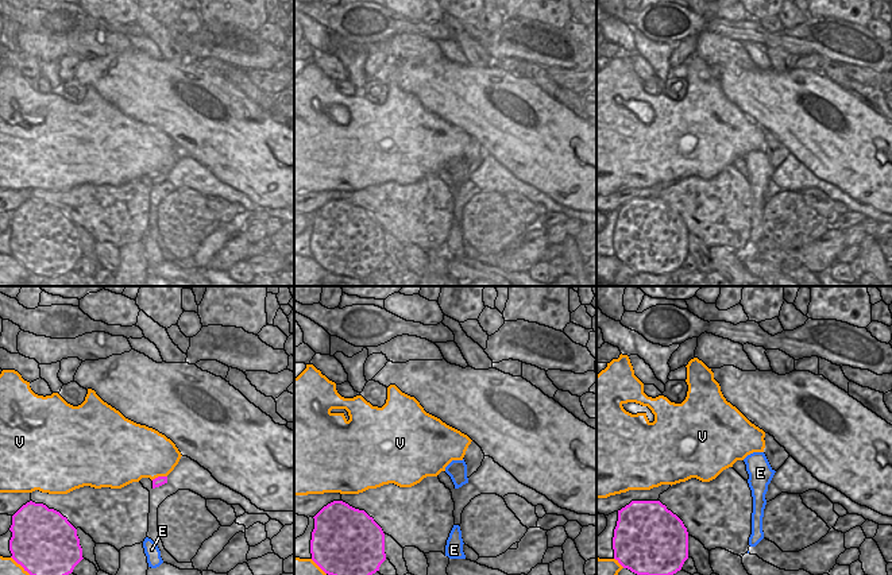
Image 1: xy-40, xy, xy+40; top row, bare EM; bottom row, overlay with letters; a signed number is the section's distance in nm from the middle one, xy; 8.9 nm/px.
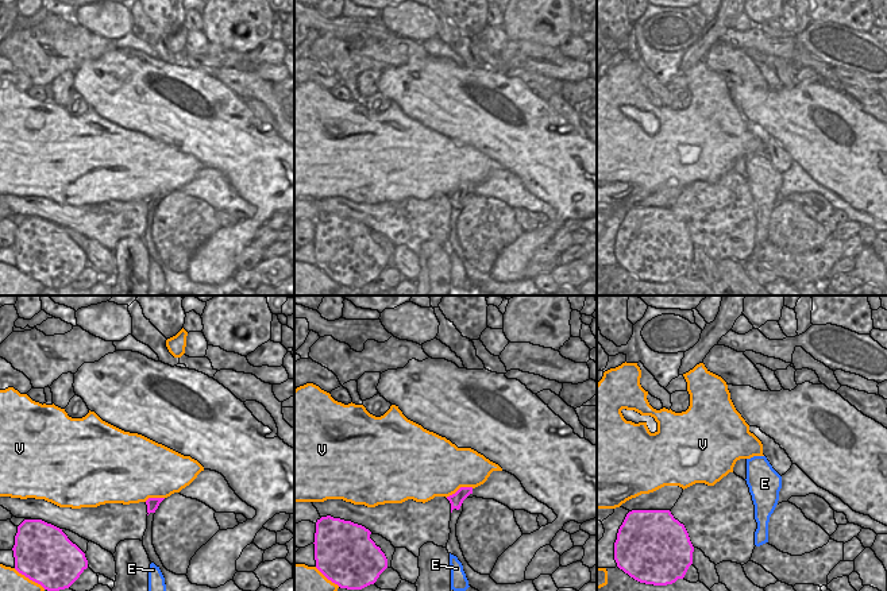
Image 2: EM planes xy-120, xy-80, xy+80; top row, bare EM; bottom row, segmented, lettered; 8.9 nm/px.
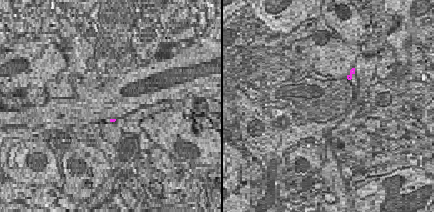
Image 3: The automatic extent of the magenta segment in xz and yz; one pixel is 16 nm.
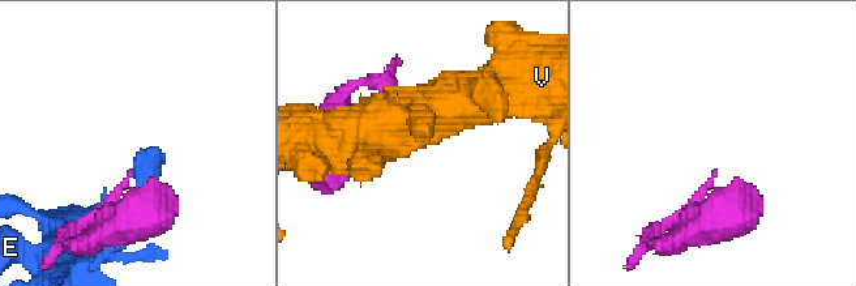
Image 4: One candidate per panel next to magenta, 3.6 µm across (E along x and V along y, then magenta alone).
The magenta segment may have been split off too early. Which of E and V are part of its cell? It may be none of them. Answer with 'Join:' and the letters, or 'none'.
Join: none

